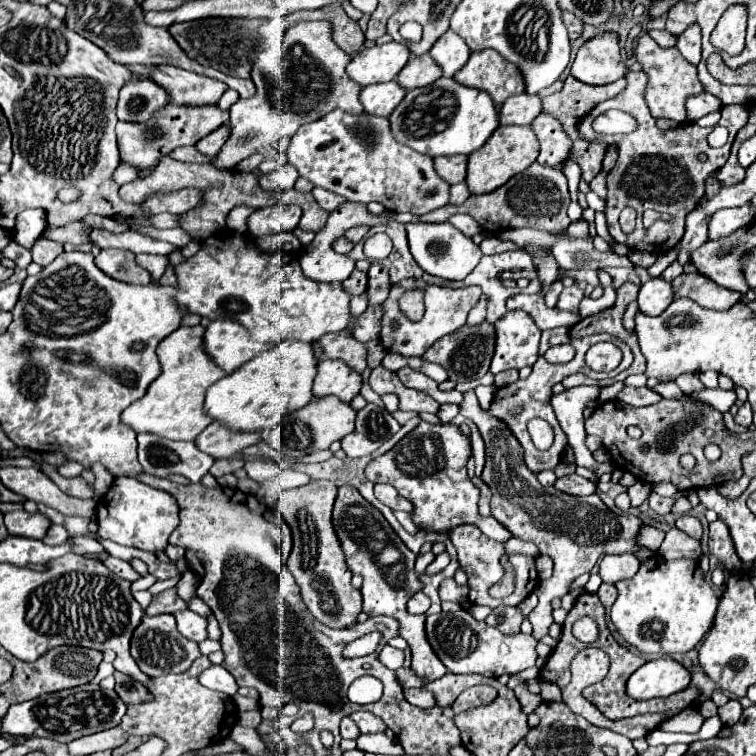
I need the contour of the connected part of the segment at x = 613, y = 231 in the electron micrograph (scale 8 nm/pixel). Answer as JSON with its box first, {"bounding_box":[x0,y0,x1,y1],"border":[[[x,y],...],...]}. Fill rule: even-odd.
{"bounding_box":[577,71,746,253],"border":[[[630,71],[626,75],[628,85],[622,93],[618,93],[614,99],[608,99],[600,103],[586,117],[582,118],[577,125],[578,133],[587,141],[598,141],[606,145],[618,145],[618,161],[614,169],[608,175],[608,197],[606,197],[606,219],[608,219],[608,231],[616,243],[628,245],[630,249],[644,249],[644,251],[654,251],[654,253],[666,253],[674,249],[684,235],[684,223],[686,215],[702,201],[704,191],[706,191],[706,179],[714,175],[728,159],[730,155],[730,145],[738,133],[746,125],[746,107],[744,105],[728,105],[722,107],[722,119],[718,125],[725,126],[729,130],[728,143],[720,149],[708,147],[708,135],[712,128],[698,127],[696,123],[684,123],[678,125],[676,129],[662,131],[656,127],[654,117],[650,117],[648,105],[644,101],[644,91],[648,83],[648,75],[644,71],[634,73]],[[608,109],[622,109],[624,113],[632,115],[638,121],[638,129],[634,133],[617,135],[599,135],[592,128],[595,117],[602,115]],[[706,153],[708,161],[700,163],[698,155]],[[626,173],[626,177],[624,177]],[[634,187],[634,189],[632,189]],[[624,207],[634,207],[638,213],[638,225],[634,229],[634,243],[626,243],[628,235],[622,233],[618,225],[618,215]],[[646,209],[656,209],[658,213],[670,213],[674,217],[674,223],[666,221],[656,221],[648,231],[642,227],[642,213]],[[636,245],[636,247],[632,247]]]}

